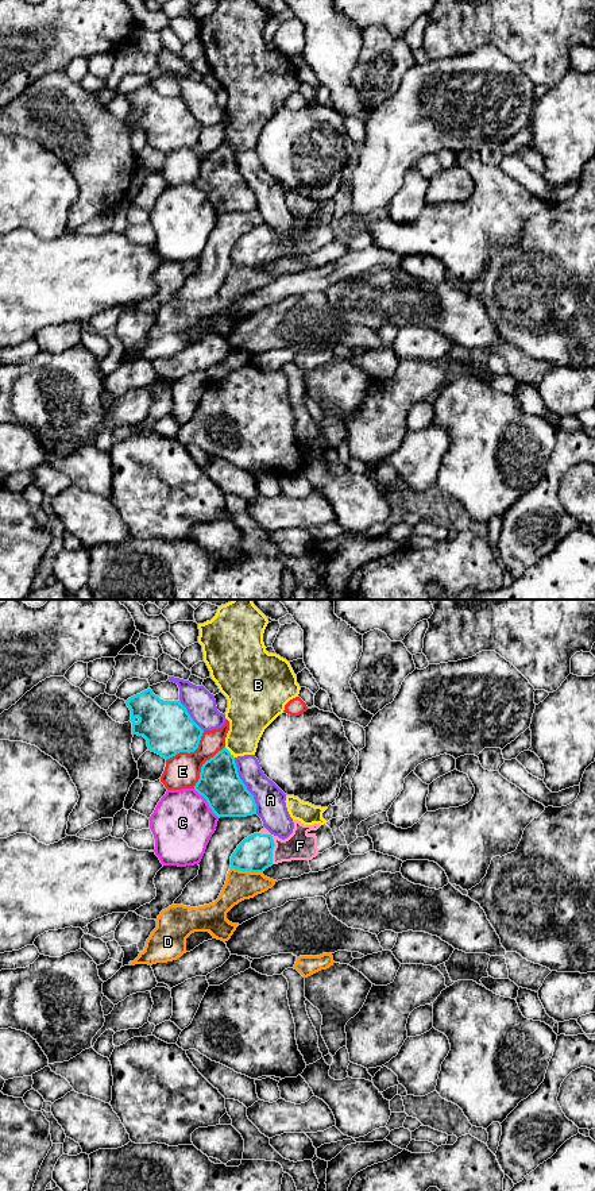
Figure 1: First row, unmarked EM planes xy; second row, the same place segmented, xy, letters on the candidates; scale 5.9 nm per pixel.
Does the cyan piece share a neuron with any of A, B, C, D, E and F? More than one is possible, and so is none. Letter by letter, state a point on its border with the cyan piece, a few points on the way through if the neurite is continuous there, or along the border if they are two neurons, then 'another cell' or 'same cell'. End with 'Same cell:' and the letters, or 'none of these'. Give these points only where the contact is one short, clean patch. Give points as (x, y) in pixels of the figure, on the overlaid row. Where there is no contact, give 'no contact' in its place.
A: meets cyan in xy at (244, 786); another cell
B: meets cyan in xy at (230, 752); another cell
C: meets cyan in xy at (207, 801); another cell
D: meets cyan in xy at (246, 870); border along xy (231, 867), (261, 872); another cell
E: meets cyan in xy at (189, 752); another cell
F: meets cyan in xy at (274, 844); same cell
Same cell: F

